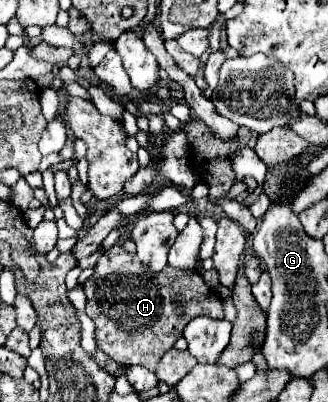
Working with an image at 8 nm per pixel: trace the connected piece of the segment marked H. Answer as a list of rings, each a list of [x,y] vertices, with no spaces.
[[[119,243],[107,249],[107,261],[97,261],[93,277],[83,283],[83,291],[87,297],[87,315],[95,323],[97,345],[121,367],[143,365],[149,371],[155,371],[159,359],[175,345],[175,341],[183,335],[183,329],[191,319],[199,315],[205,315],[211,319],[223,319],[221,299],[203,281],[203,277],[197,271],[165,267],[159,273],[149,273],[137,261],[137,255],[123,251]]]

